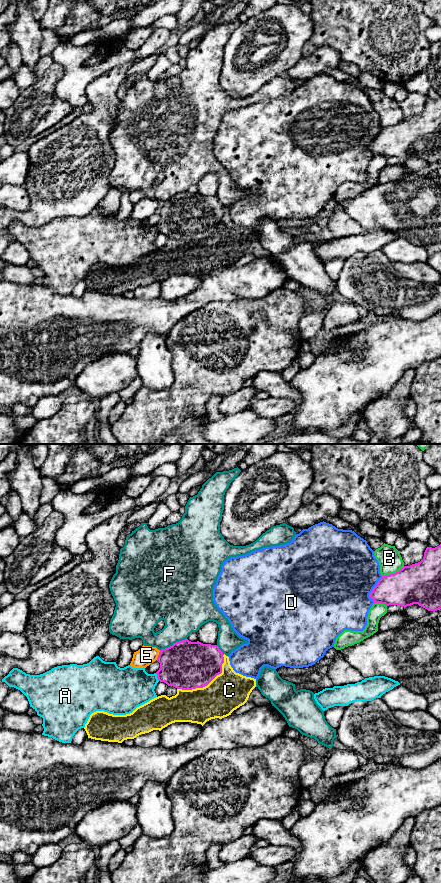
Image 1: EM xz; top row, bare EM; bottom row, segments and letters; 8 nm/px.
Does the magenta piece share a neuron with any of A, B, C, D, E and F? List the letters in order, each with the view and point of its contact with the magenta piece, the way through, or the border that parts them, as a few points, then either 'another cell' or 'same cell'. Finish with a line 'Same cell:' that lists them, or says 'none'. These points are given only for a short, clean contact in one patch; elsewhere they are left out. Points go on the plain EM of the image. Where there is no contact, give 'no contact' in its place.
A: meets magenta in xz at (157, 229); another cell
B: meets magenta in xz at (394, 125); another cell
C: meets magenta in xz at (208, 235); another cell
D: meets magenta in xz at (373, 141); another cell
E: meets magenta in xz at (158, 207); another cell
F: meets magenta in xz at (174, 195); another cell
Same cell: none

